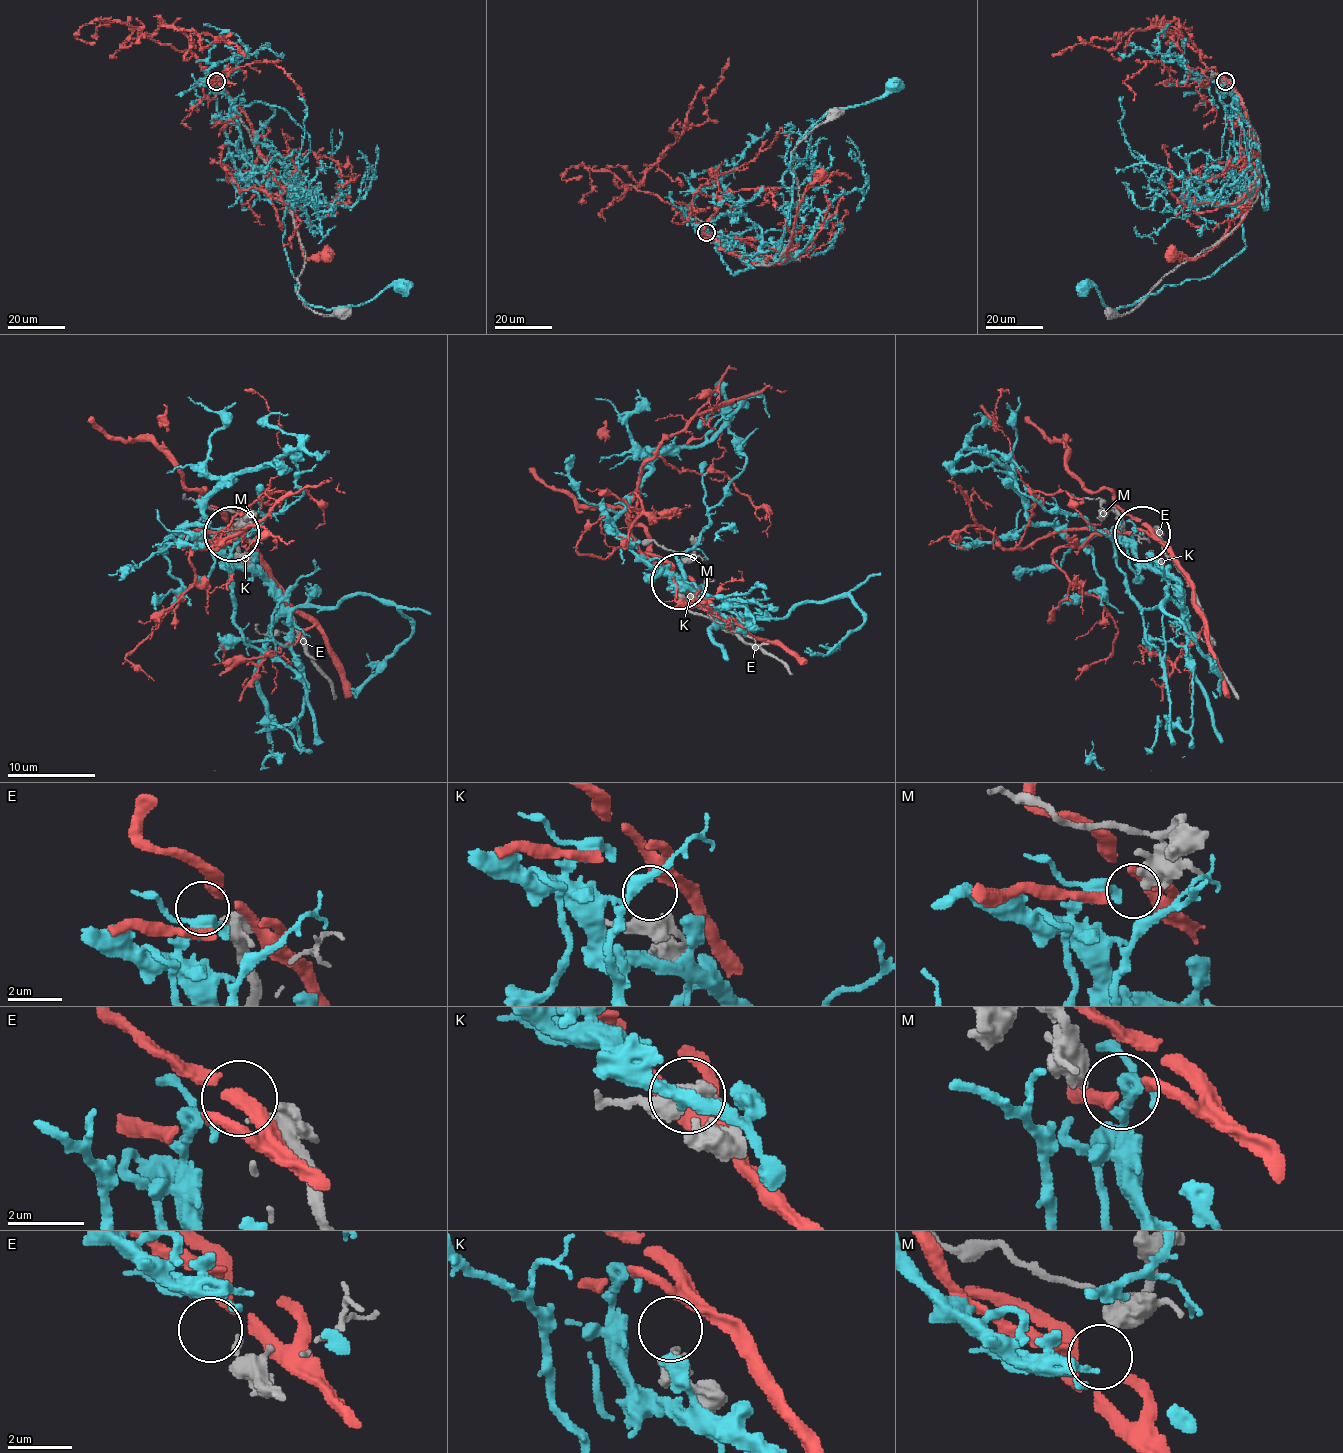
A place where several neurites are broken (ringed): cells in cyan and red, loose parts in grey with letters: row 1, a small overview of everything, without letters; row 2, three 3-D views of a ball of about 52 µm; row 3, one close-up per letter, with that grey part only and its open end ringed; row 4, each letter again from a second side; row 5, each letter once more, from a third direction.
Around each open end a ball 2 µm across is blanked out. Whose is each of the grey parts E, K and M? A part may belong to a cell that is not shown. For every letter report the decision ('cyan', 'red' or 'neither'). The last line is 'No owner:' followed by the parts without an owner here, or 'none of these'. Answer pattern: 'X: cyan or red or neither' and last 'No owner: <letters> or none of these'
E: neither
K: neither
M: cyan
No owner: E, K

